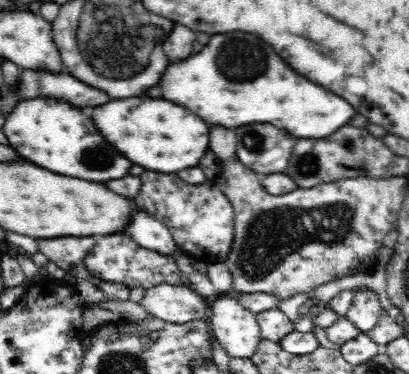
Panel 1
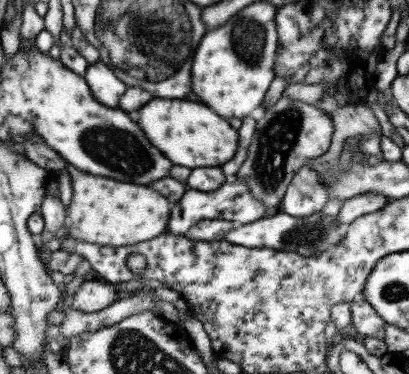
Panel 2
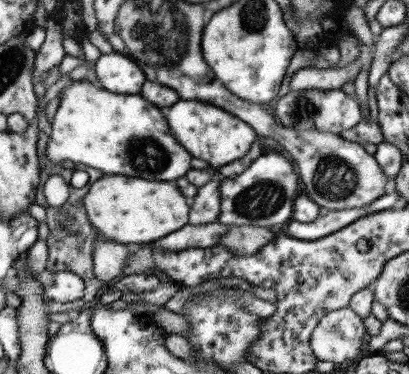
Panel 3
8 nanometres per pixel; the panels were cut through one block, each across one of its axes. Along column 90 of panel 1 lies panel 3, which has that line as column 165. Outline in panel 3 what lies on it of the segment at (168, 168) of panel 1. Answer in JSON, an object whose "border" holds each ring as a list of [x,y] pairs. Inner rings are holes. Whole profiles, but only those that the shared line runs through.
{"border":[[[179,100],[177,104],[171,104],[165,112],[167,126],[173,134],[173,138],[193,156],[199,160],[209,162],[209,166],[217,168],[223,164],[229,164],[231,160],[237,160],[247,152],[249,144],[259,138],[251,126],[237,120],[235,116],[227,114],[221,108],[215,108],[211,104],[201,104],[195,100]]]}

